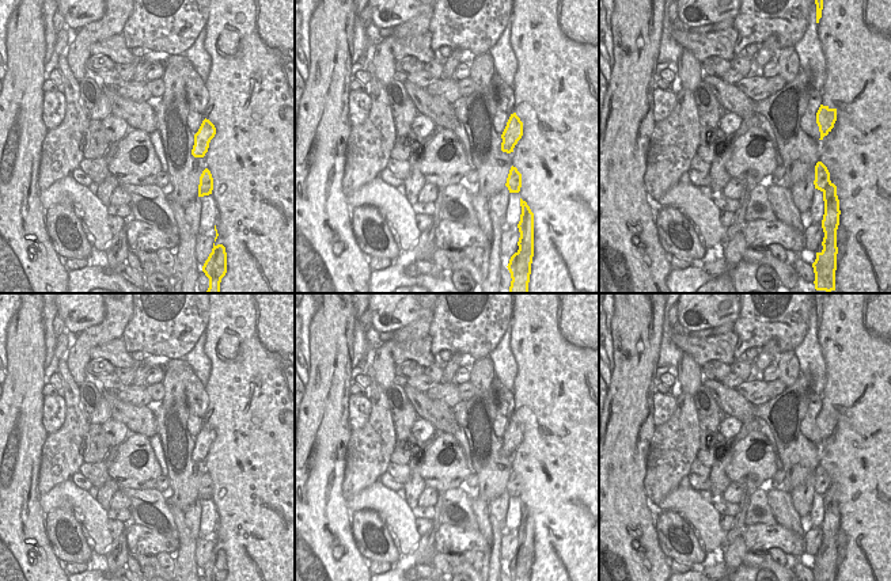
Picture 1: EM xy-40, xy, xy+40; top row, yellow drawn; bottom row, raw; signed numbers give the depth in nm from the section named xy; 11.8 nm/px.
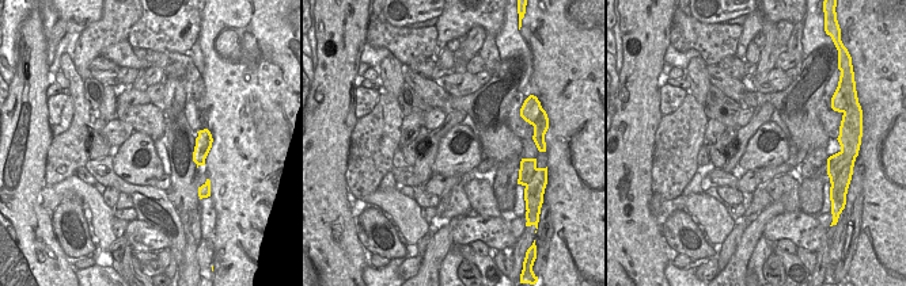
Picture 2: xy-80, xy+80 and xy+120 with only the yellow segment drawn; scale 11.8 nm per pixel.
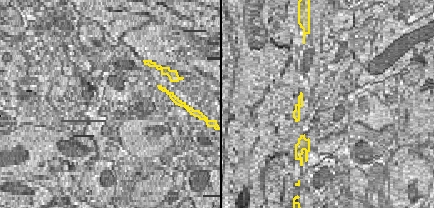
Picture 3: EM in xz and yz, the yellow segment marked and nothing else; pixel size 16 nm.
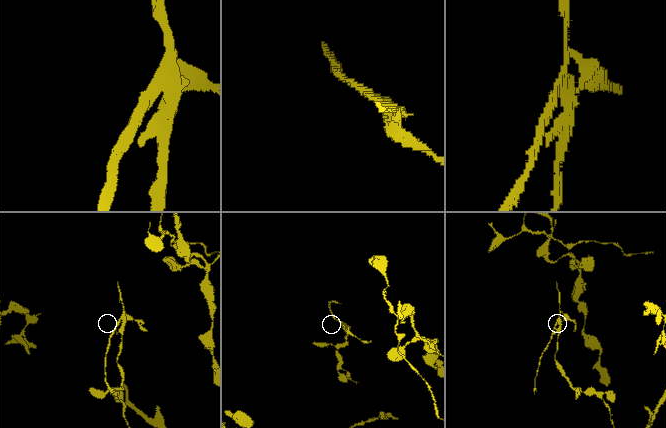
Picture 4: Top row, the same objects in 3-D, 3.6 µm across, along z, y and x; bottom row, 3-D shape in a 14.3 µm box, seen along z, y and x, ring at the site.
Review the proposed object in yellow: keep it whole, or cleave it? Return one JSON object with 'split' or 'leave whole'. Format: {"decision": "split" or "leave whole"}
{"decision": "split"}

